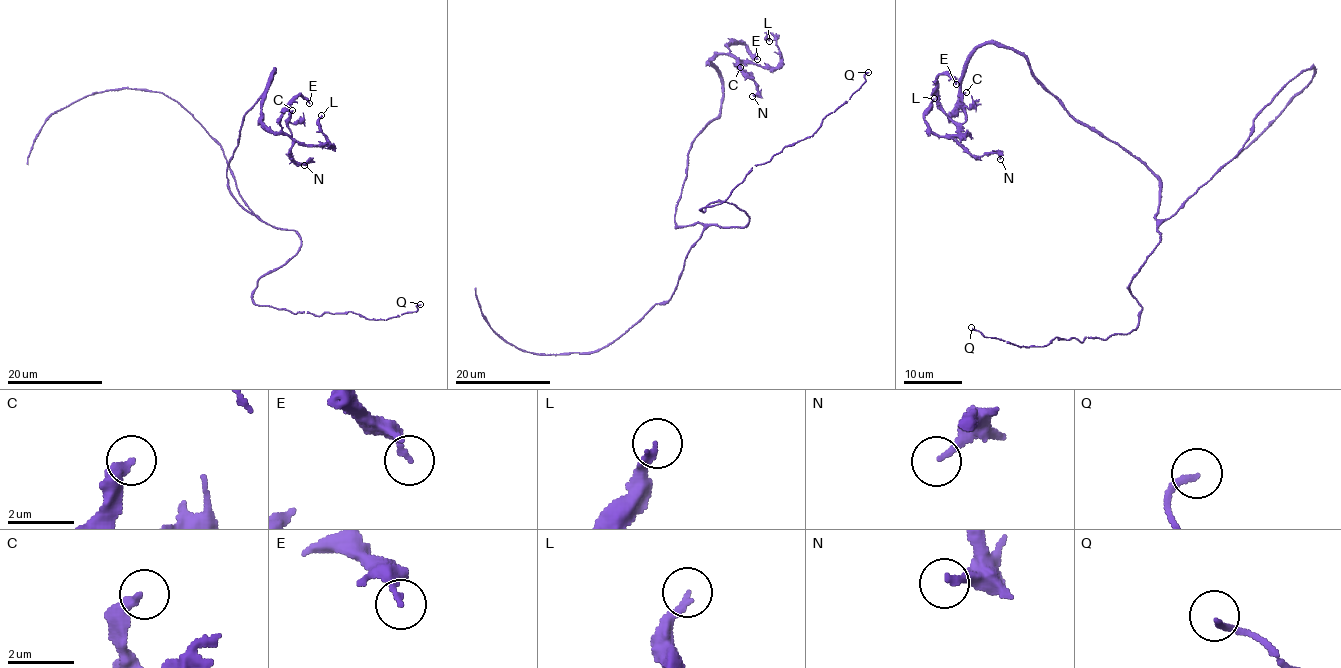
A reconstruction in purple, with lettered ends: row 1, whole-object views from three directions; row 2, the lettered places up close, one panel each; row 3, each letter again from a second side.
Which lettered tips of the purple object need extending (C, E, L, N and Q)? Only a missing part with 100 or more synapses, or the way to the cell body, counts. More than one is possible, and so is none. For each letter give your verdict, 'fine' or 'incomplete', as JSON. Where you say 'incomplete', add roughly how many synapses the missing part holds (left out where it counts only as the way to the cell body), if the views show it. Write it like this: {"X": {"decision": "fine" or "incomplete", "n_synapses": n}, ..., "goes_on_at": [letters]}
{"C": {"decision": "fine"}, "E": {"decision": "fine"}, "L": {"decision": "fine"}, "N": {"decision": "fine"}, "Q": {"decision": "fine"}, "goes_on_at": []}

